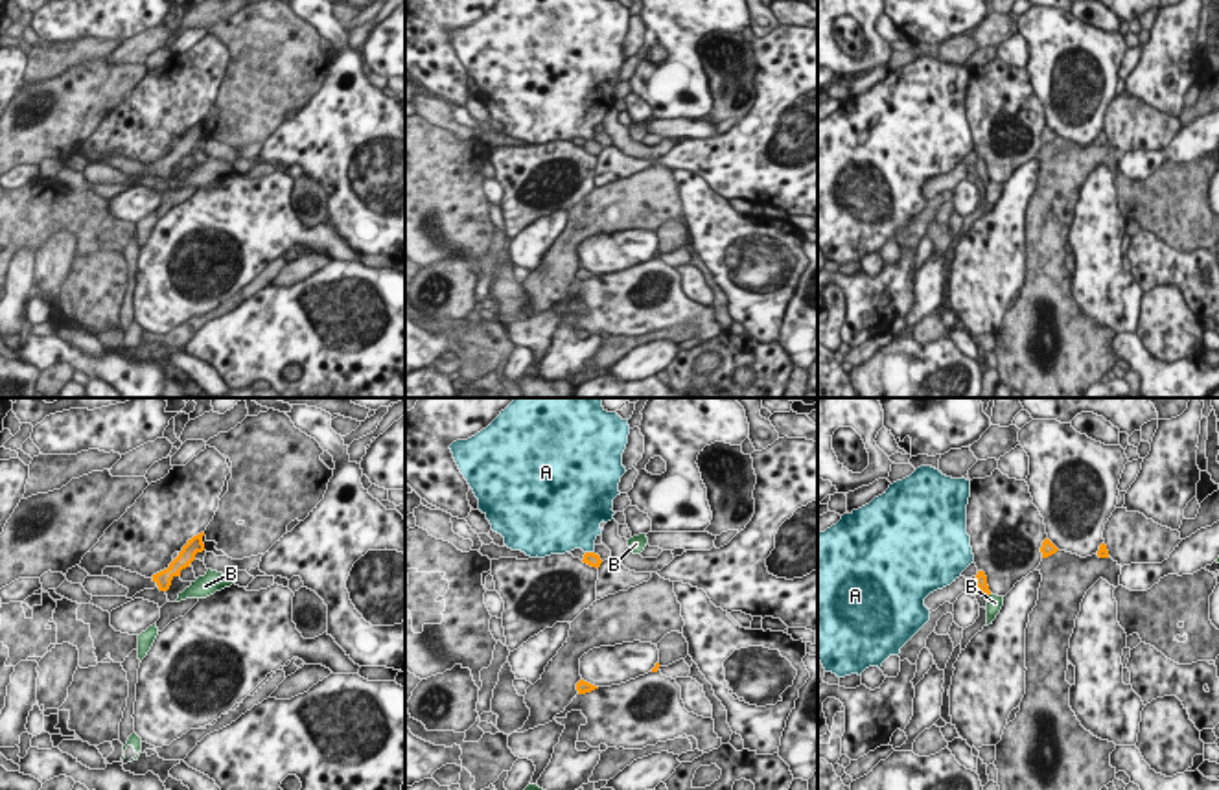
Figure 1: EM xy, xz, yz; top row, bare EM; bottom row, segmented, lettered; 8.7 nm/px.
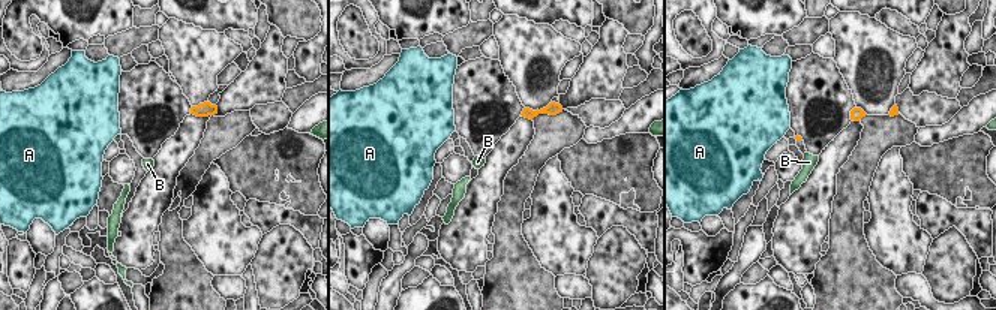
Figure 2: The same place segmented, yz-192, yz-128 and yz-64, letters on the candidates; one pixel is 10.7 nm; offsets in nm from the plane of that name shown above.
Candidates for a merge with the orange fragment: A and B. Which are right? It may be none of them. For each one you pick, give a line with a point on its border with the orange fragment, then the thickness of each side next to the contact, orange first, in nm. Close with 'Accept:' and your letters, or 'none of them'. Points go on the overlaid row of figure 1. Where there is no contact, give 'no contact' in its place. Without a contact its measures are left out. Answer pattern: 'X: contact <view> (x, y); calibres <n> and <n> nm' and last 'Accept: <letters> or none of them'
Accept: none of them

